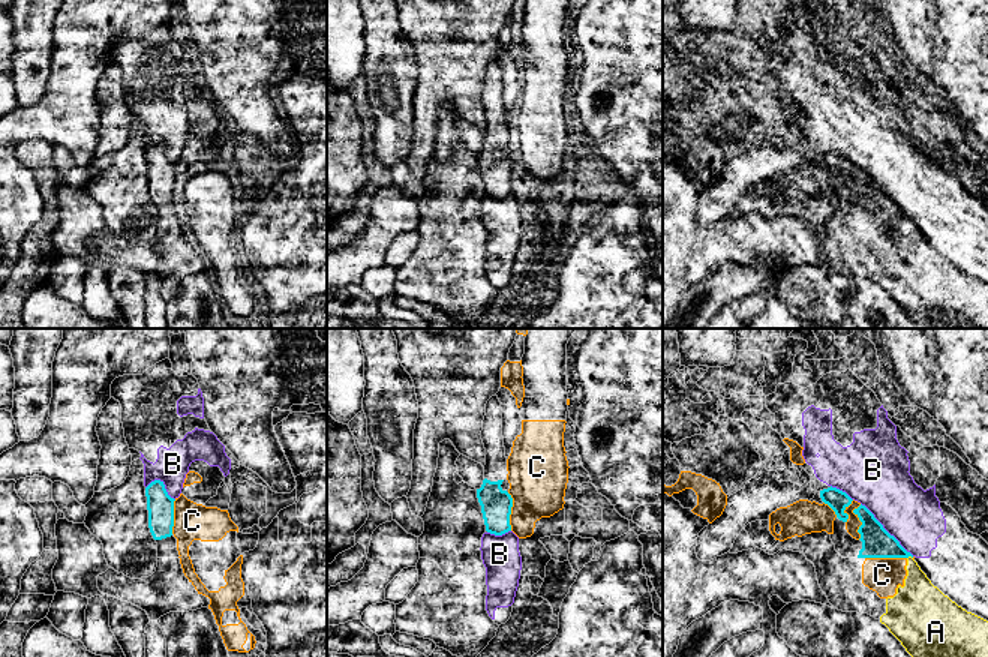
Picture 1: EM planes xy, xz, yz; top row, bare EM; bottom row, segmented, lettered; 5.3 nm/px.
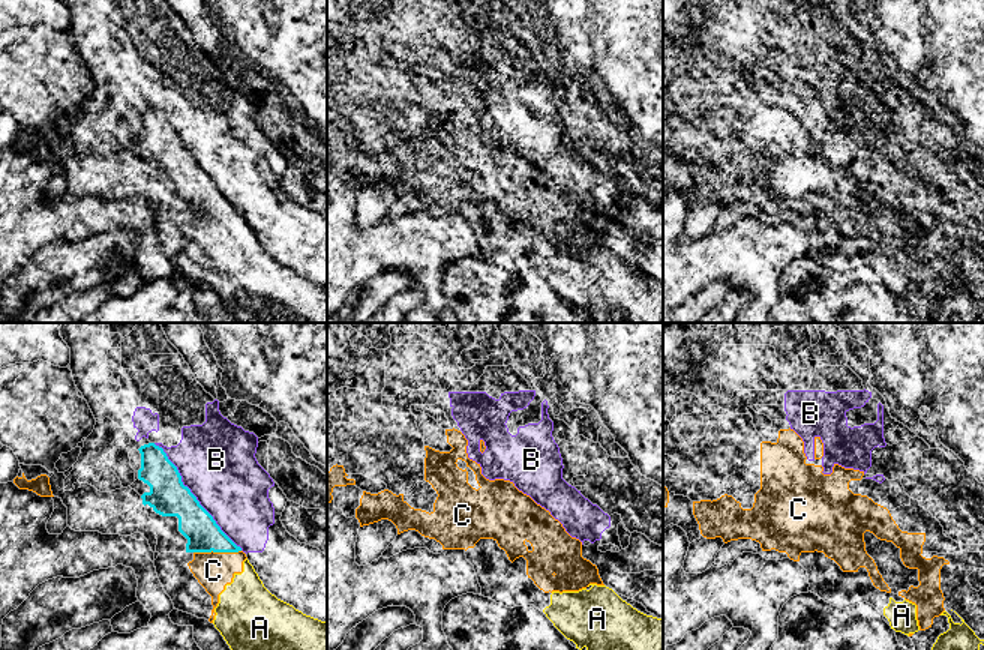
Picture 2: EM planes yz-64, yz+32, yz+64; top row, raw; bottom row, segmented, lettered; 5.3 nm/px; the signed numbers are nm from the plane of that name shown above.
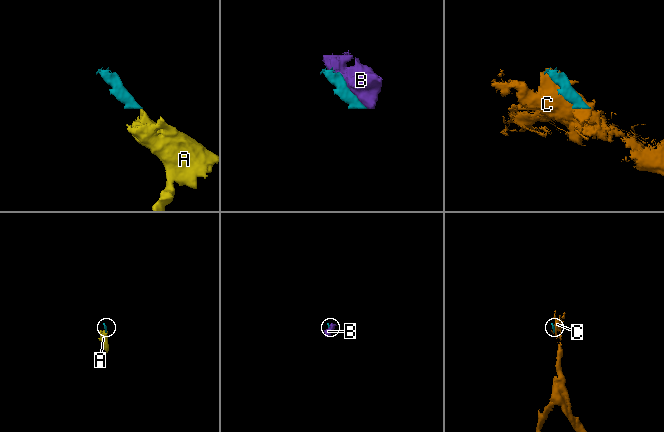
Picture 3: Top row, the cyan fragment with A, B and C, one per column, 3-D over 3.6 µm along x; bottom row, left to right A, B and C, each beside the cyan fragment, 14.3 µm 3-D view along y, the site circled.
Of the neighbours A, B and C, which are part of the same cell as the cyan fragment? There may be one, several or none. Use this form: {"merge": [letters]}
{"merge": ["A"]}

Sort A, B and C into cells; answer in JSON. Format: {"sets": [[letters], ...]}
{"sets": [["A"], ["B"], ["C"]]}

